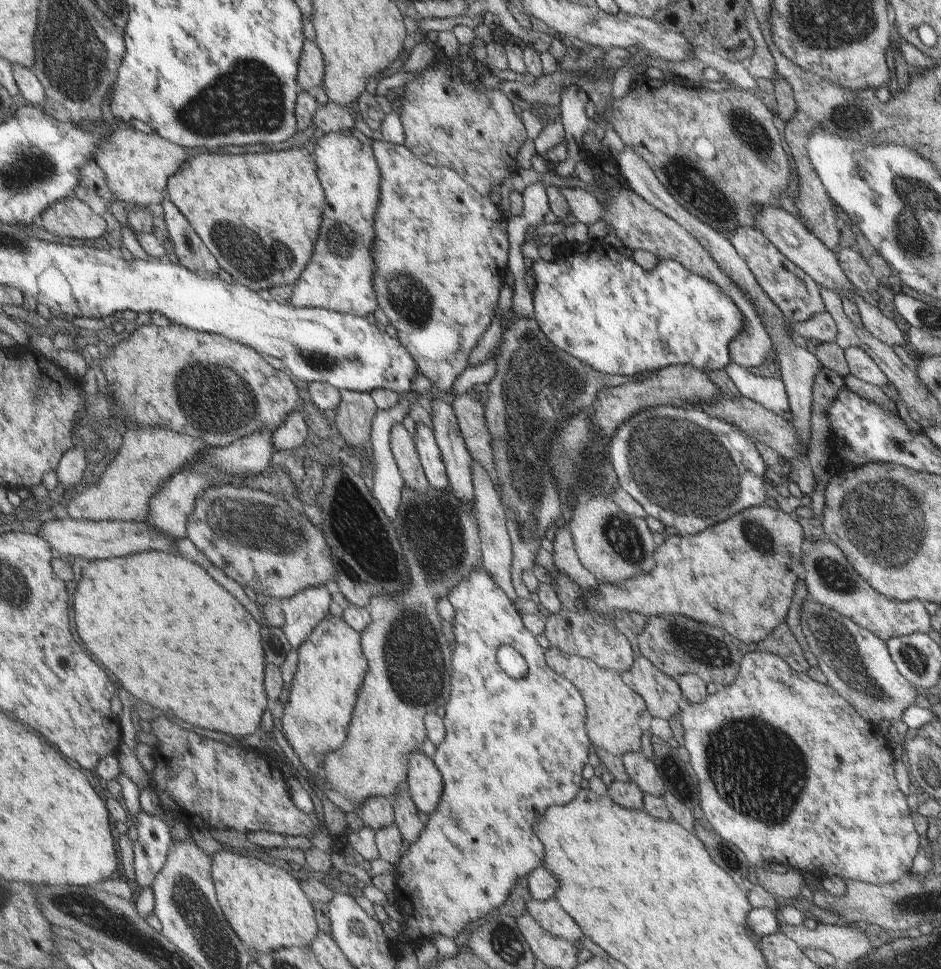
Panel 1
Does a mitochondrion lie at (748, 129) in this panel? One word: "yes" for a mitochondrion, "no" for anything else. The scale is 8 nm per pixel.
yes

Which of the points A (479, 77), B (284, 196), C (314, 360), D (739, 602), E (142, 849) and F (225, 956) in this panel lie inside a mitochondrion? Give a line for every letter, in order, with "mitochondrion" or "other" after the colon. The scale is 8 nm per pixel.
A: other
B: other
C: mitochondrion
D: other
E: other
F: mitochondrion

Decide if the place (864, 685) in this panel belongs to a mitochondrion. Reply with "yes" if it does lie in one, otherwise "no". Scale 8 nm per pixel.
yes

